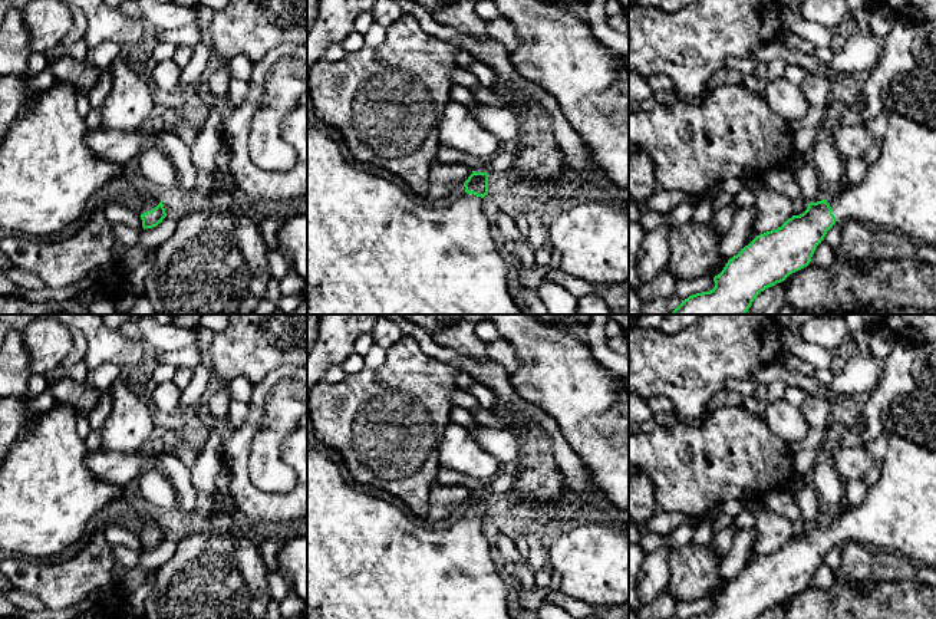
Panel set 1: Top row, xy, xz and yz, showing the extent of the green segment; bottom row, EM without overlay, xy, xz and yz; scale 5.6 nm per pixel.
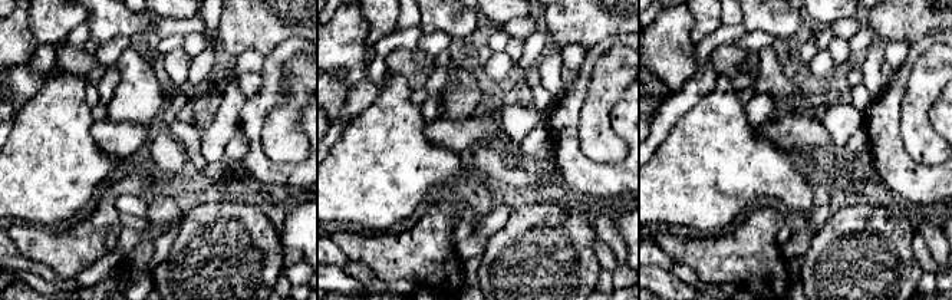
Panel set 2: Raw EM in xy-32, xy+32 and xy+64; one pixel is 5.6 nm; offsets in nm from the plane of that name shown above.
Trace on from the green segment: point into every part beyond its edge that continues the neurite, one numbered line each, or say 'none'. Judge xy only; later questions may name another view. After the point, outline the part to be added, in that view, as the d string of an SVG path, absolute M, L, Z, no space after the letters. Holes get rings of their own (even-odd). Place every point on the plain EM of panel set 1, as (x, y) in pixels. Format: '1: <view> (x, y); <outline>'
1: xy (145, 524); M141 517L138 521L139 536L154 531L161 524L159 518Z

